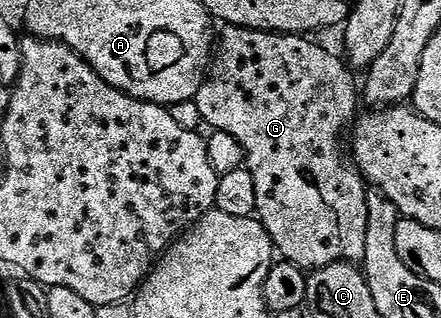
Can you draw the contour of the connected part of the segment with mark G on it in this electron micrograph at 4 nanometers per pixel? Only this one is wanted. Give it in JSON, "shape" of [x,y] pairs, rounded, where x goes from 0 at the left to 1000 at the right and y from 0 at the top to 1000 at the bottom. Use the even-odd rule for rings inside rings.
{"shape":[[[524,79],[510,82],[506,91],[510,97],[501,110],[497,101],[494,110],[497,148],[485,173],[476,233],[465,245],[463,264],[454,270],[454,289],[444,296],[442,318],[449,343],[458,343],[458,368],[474,403],[503,418],[522,418],[553,462],[558,522],[571,541],[576,582],[585,594],[580,676],[592,708],[605,720],[617,748],[624,786],[651,824],[692,846],[746,840],[751,827],[814,830],[830,796],[830,632],[834,629],[837,591],[830,585],[825,553],[816,547],[782,462],[785,415],[812,362],[812,346],[807,349],[812,261],[798,252],[796,230],[800,233],[800,226],[794,220],[791,201],[773,176],[771,189],[766,176],[751,173],[739,151],[705,135],[705,119],[687,110],[633,110],[626,97],[578,97],[565,85],[531,85]]]}

